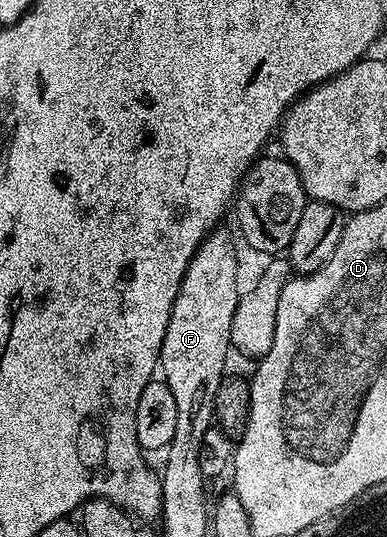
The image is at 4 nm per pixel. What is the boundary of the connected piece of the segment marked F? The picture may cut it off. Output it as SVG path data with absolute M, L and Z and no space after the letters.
M221 231L210 232L189 261L161 343L159 372L171 394L175 394L175 406L179 409L175 430L179 434L185 428L199 427L204 416L214 415L221 375L231 353L231 322L239 297L237 252L232 238Z

